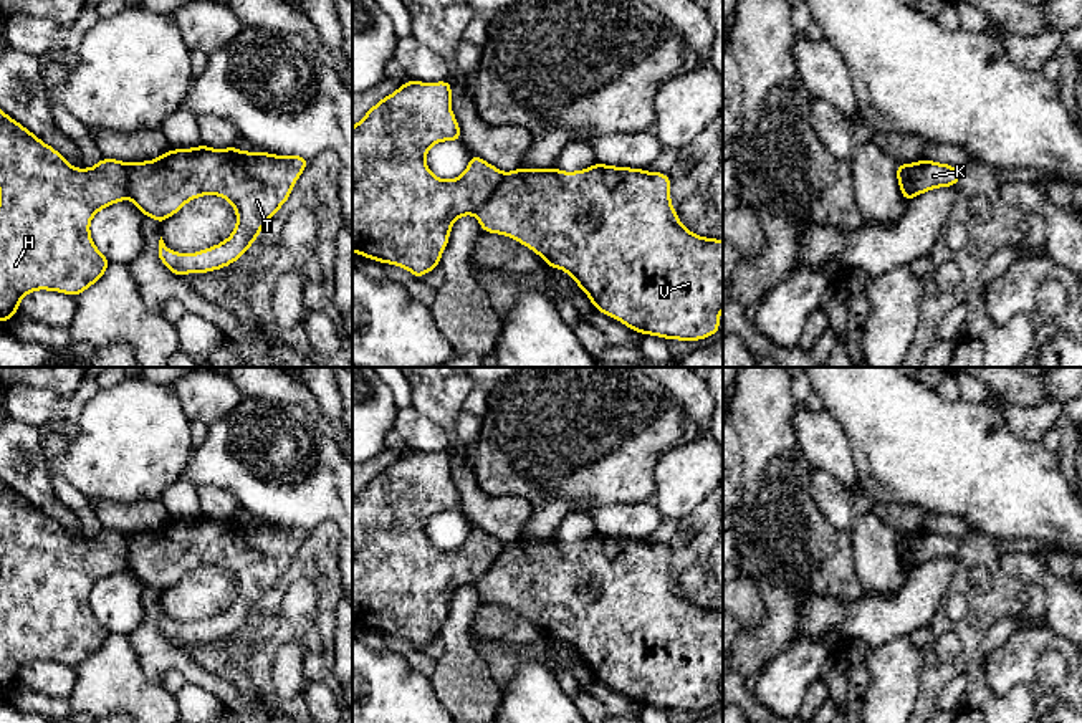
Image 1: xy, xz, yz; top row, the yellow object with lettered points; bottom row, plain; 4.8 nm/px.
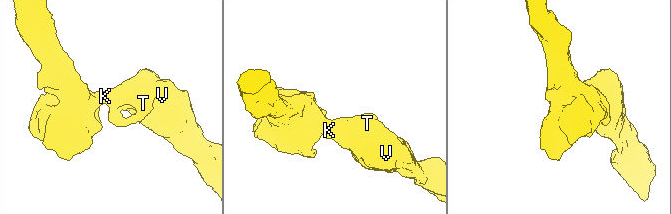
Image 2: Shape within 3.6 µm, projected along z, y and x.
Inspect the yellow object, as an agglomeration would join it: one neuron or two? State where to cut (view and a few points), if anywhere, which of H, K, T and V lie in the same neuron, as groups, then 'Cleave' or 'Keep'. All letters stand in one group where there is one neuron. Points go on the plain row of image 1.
Split along xz (505, 545), (498, 558), (473, 583). Groups: H / K T V. Cleave

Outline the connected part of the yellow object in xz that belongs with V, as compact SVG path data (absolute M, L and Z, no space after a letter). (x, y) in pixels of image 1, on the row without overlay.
M599 533L577 543L563 543L558 538L538 541L519 538L505 544L495 564L475 582L475 586L483 602L508 606L538 624L549 639L564 640L589 667L594 680L619 690L632 701L639 701L642 706L654 705L665 710L700 711L720 701L720 682L723 680L723 612L716 609L703 609L687 601L672 577L670 558L672 551L667 544L604 536Z

